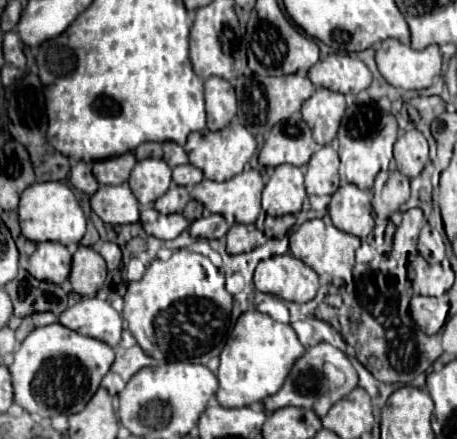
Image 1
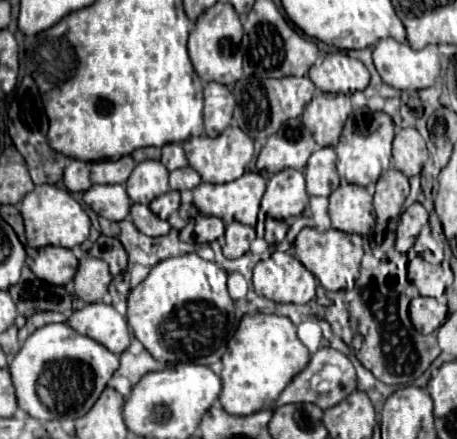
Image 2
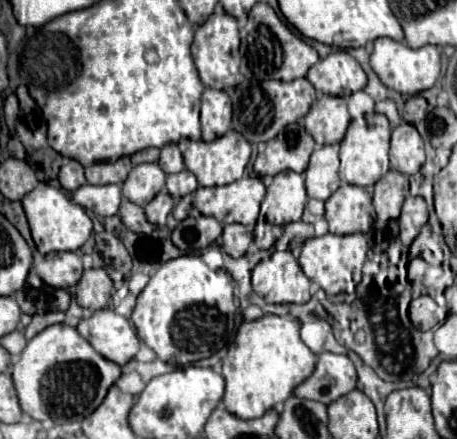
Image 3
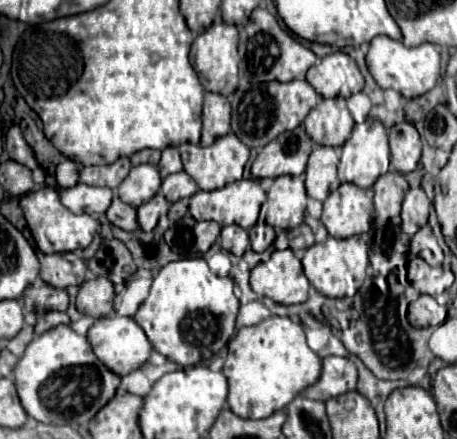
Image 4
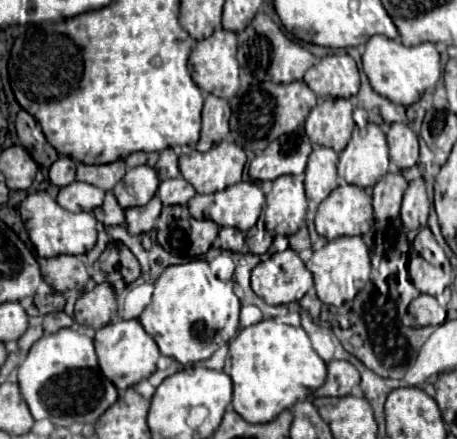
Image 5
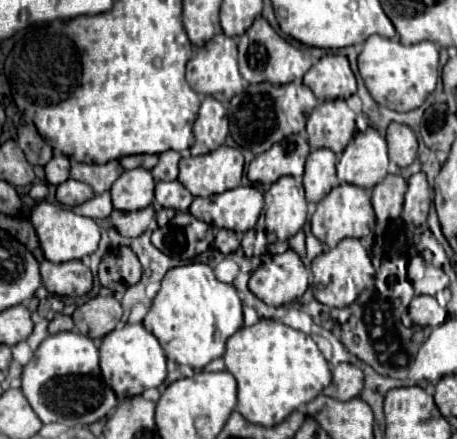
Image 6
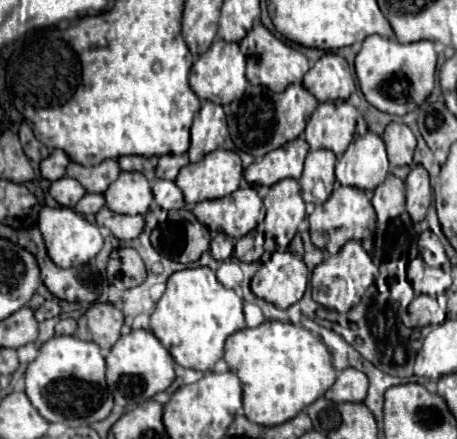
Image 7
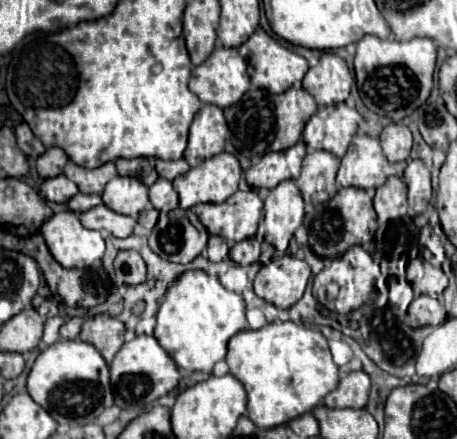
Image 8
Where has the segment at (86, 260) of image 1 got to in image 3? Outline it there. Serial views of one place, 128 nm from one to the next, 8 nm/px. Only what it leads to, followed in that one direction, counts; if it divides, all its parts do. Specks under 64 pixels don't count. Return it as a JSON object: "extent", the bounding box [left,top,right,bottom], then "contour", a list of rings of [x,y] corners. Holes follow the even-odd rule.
{"extent":[76,268,112,310],"contour":[[[102,268],[86,270],[76,286],[76,302],[82,308],[102,310],[108,306],[110,296],[112,296],[112,280]]]}

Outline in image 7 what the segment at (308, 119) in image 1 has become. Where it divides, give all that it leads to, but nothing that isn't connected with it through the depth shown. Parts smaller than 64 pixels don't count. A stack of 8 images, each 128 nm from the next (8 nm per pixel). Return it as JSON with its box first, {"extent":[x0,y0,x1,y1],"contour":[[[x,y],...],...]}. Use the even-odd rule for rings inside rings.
{"extent":[306,102,358,158],"contour":[[[348,102],[318,104],[306,124],[306,142],[310,150],[332,150],[340,158],[354,138],[358,112]]]}

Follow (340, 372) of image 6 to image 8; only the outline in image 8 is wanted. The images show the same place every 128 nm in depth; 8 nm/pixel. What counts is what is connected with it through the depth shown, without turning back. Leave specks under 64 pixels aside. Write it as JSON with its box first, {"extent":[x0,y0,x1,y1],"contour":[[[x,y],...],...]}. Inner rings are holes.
{"extent":[324,372,370,408],"contour":[[[350,372],[336,390],[332,390],[324,404],[328,408],[364,408],[370,392],[370,376],[366,372]]]}

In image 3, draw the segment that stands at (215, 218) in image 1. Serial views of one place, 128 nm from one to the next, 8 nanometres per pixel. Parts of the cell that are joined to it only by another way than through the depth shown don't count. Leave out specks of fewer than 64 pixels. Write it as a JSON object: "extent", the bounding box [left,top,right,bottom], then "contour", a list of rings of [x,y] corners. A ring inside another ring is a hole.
{"extent":[172,210,222,252],"contour":[[[192,210],[186,220],[182,220],[172,230],[172,242],[182,252],[196,252],[212,242],[222,234],[222,224],[210,216],[202,216],[200,212]]]}

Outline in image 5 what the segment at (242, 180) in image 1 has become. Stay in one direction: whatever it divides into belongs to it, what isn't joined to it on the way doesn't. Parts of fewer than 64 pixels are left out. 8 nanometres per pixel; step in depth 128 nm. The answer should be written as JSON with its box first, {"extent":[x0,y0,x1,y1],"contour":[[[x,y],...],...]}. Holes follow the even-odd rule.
{"extent":[188,182,266,232],"contour":[[[238,182],[222,192],[214,192],[214,194],[206,194],[206,196],[196,194],[188,202],[188,210],[196,220],[210,220],[212,218],[218,226],[232,226],[232,228],[246,232],[256,224],[264,202],[266,202],[264,192],[256,182]]]}

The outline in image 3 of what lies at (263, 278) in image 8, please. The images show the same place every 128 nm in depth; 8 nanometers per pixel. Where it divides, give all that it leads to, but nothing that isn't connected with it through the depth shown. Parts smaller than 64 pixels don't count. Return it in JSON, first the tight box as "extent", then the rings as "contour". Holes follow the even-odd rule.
{"extent":[252,252,310,304],"contour":[[[274,252],[252,270],[252,288],[270,304],[304,304],[310,300],[310,280],[292,252]]]}

